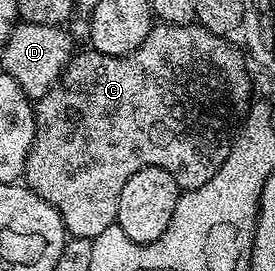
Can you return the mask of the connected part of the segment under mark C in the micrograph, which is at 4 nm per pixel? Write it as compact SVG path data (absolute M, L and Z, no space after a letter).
M196 21L183 25L158 22L149 30L143 43L136 47L130 55L104 55L92 49L78 50L66 64L60 75L60 80L41 99L36 100L33 116L37 132L25 162L23 183L60 213L63 217L65 230L72 238L93 239L99 233L103 233L103 229L116 224L119 193L123 193L123 185L127 185L127 177L131 177L131 173L139 173L139 169L144 167L167 169L167 173L171 173L171 177L175 177L175 181L182 191L199 189L199 185L207 185L207 181L211 181L211 177L215 177L219 165L223 165L223 161L229 156L231 132L234 130L233 114L236 111L244 112L248 108L251 102L249 94L253 91L253 83L249 80L249 71L245 68L246 56L240 46L237 48L235 44L229 42L233 41L224 35L211 33Z

